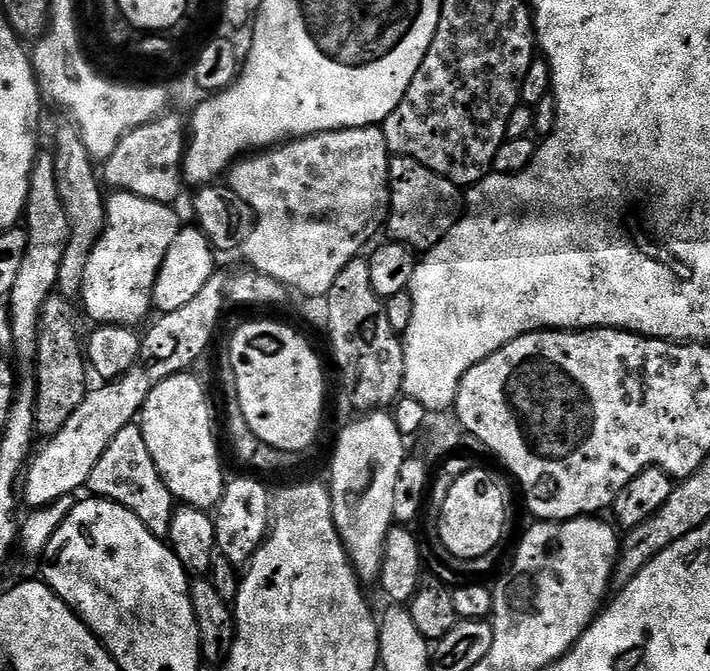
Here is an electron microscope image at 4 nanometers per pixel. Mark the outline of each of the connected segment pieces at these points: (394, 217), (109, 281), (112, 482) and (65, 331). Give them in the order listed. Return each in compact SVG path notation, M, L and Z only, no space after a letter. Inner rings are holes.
M392 156L388 162L390 185L390 207L386 217L387 239L393 244L404 244L407 248L423 254L428 252L456 225L462 215L462 189L459 184L434 174L430 166L422 166L409 156Z
M113 191L106 200L104 228L84 263L79 299L97 325L140 326L153 311L152 287L174 238L182 227L175 207ZM148 316L148 317L147 317Z
M139 423L127 424L106 446L106 454L98 458L94 470L86 485L93 497L101 500L113 500L126 510L130 510L150 531L161 538L167 537L174 511L174 497L166 482L158 474L158 466L154 466L154 458L150 458L150 450L146 447L146 438L142 434Z
M53 294L43 304L38 326L38 354L36 355L36 431L35 435L40 438L47 438L58 434L70 414L82 406L90 391L88 376L90 377L90 364L86 359L86 348L82 343L82 332L76 329L76 316L72 312L71 304L65 297Z

